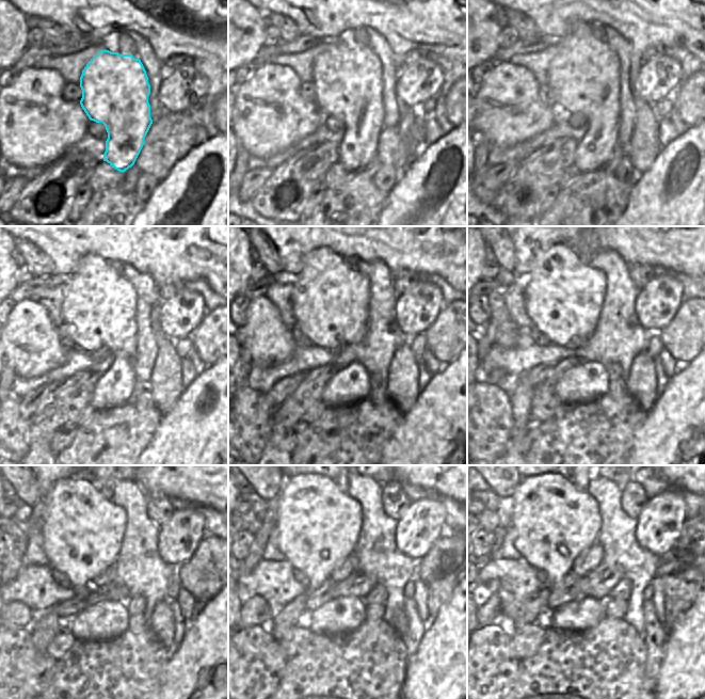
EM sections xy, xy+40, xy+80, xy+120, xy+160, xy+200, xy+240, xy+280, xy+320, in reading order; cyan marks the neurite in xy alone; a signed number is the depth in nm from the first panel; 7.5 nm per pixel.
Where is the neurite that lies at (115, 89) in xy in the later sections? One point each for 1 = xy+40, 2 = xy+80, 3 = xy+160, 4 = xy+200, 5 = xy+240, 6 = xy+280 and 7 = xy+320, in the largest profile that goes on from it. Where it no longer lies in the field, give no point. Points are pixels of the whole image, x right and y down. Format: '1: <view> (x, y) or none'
1: xy+40 (348, 77)
2: xy+80 (583, 76)
3: xy+160 (331, 298)
4: xy+200 (564, 296)
5: xy+240 (83, 530)
6: xy+280 (319, 525)
7: xy+320 (554, 521)

